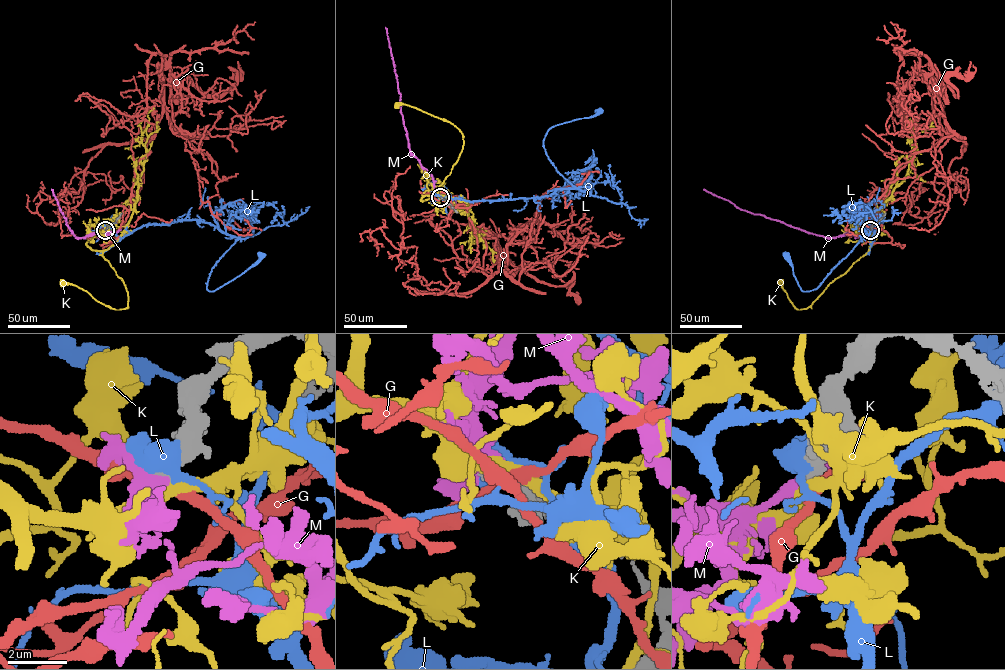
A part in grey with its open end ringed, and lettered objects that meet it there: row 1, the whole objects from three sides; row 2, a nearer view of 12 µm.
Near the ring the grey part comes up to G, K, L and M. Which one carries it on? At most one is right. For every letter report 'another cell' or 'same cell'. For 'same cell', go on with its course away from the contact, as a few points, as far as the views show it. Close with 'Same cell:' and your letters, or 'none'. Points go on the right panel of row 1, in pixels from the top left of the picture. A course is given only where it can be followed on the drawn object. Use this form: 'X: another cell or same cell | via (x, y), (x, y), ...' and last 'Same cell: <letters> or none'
G: another cell
K: another cell
L: another cell
M: same cell | via (870, 230), (859, 237), (848, 233), (833, 237), (818, 235), (741, 210), (703, 189)
Same cell: M

